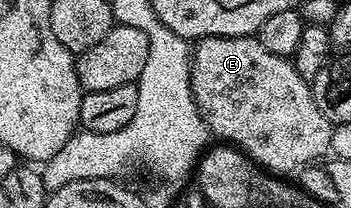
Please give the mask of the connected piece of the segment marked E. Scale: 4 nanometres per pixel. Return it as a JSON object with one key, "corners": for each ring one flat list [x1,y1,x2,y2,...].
{"corners":[[243,35,242,37,210,37,209,39,201,39,192,47,192,96,200,110,200,116,203,117,205,125,213,136,216,135,217,140,223,141,225,144,231,145,239,149,247,155,252,162,260,164,265,171,275,173,277,176,284,177,287,171,293,173,299,172,301,169,315,164,320,158,326,156,332,150,332,132,334,124,326,117,326,113,322,113,322,109,318,109,318,105,312,96,312,88,309,80,304,79,296,68,295,62,291,58,272,53,270,49,266,49,266,45,262,45,259,38]]}

